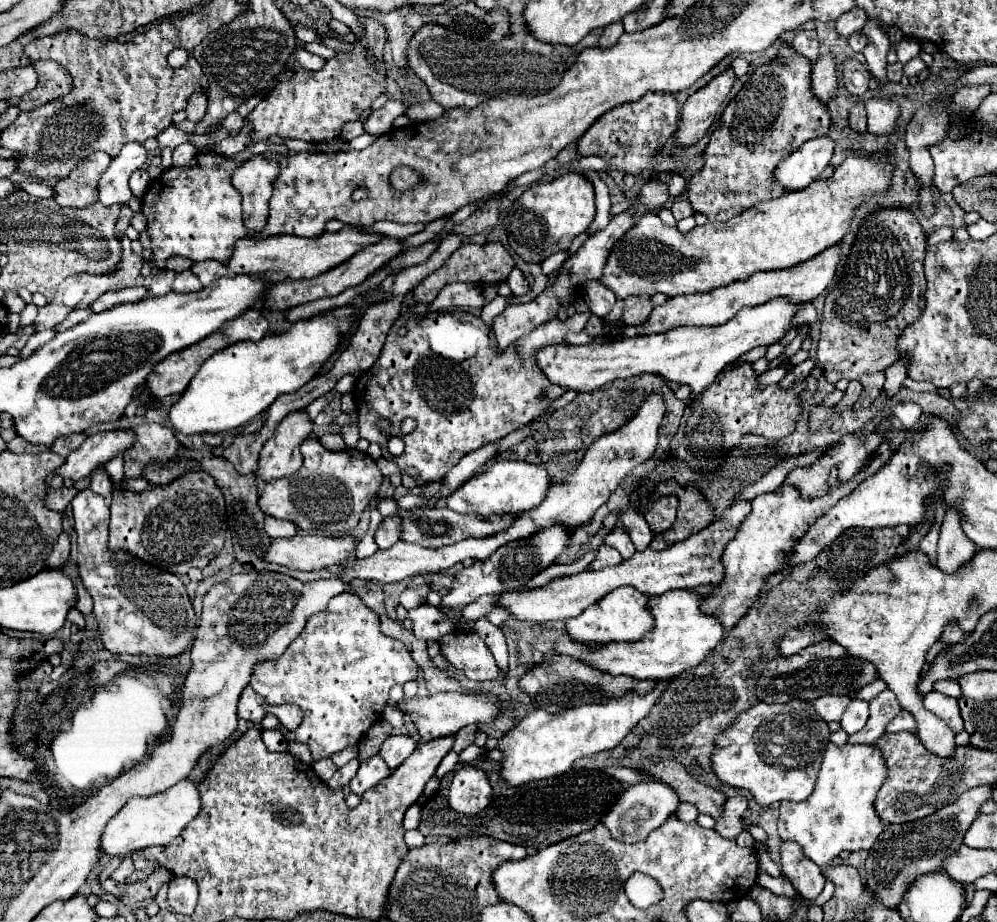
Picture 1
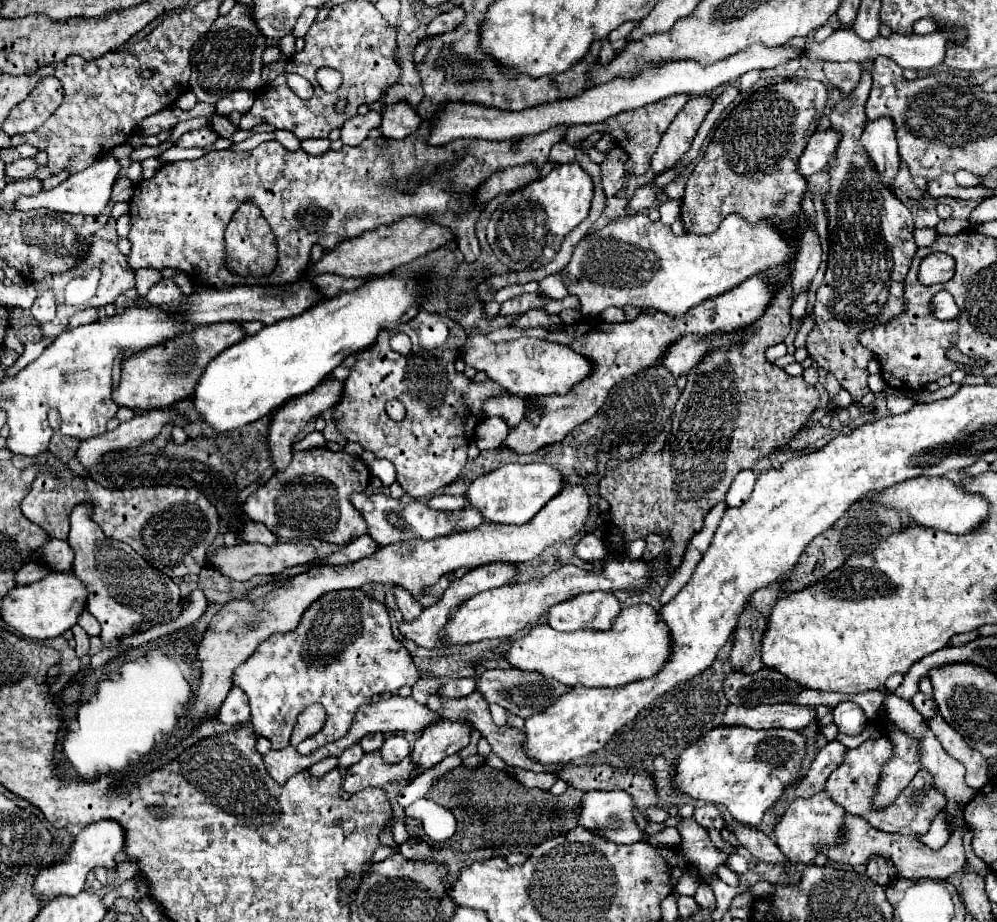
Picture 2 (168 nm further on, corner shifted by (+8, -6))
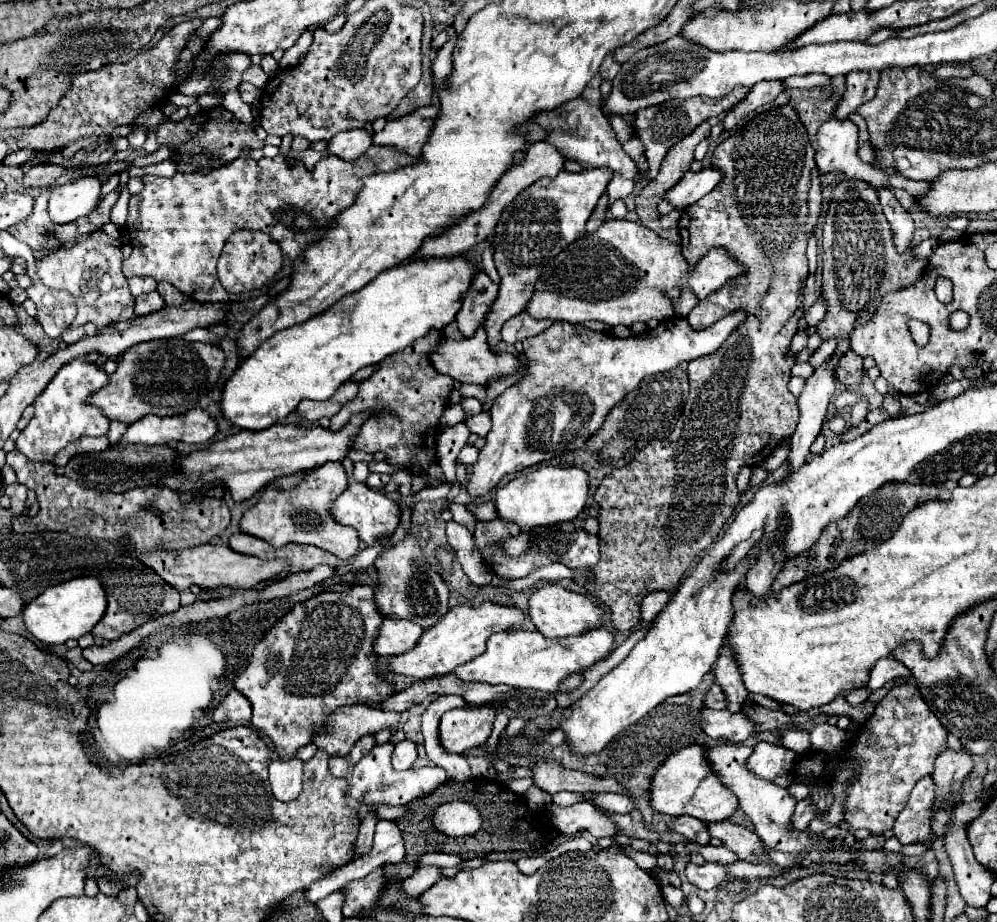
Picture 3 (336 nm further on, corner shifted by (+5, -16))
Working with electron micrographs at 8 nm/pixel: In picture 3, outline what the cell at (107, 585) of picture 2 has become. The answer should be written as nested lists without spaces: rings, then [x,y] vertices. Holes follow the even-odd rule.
[[[121,556],[119,566],[113,568],[115,574],[99,576],[101,584],[107,592],[107,612],[99,620],[99,624],[91,630],[93,636],[101,636],[105,640],[117,640],[123,634],[133,630],[133,616],[165,616],[177,612],[179,608],[179,592],[173,590],[165,580],[161,580],[153,570],[143,566],[139,560]]]

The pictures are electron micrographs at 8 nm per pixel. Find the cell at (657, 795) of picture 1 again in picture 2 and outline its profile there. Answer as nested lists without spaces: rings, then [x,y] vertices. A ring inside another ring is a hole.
[[[614,790],[614,792],[586,792],[586,796],[582,798],[582,808],[580,808],[580,826],[590,828],[590,830],[598,830],[598,834],[614,844],[634,844],[634,842],[650,842],[650,844],[662,844],[662,846],[676,846],[680,840],[678,830],[676,828],[666,828],[654,836],[646,834],[644,830],[638,828],[636,820],[634,820],[634,802],[630,798],[630,794],[626,794],[624,790]]]

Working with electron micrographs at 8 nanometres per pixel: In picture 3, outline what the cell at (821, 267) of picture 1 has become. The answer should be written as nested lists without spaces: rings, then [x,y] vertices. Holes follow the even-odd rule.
[[[739,310],[697,332],[685,318],[675,318],[661,322],[653,328],[653,332],[631,338],[617,338],[613,334],[593,332],[585,326],[553,322],[541,334],[523,340],[529,362],[527,374],[519,384],[507,388],[495,398],[489,412],[493,428],[485,438],[485,446],[479,450],[477,462],[473,464],[467,492],[481,498],[507,474],[515,474],[523,468],[579,450],[601,428],[609,410],[625,394],[637,388],[645,376],[653,376],[675,368],[681,362],[713,354],[743,320],[745,312]],[[587,368],[593,368],[593,372]],[[565,392],[573,392],[571,406],[563,398]],[[555,412],[571,412],[567,430],[553,432]]]

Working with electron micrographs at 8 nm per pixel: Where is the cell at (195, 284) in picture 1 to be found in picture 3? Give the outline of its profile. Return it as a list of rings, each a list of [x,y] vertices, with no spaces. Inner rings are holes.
[[[149,292],[145,296],[139,296],[135,300],[135,314],[151,314],[151,312],[157,312],[165,306],[163,298],[159,296],[159,292]]]

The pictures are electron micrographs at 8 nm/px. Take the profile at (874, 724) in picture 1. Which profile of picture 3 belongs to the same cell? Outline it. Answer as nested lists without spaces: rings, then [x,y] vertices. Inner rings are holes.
[[[805,798],[805,800],[797,802],[797,806],[795,806],[795,812],[791,816],[791,828],[795,828],[795,830],[801,832],[801,830],[807,828],[807,824],[813,818],[815,818],[815,808],[811,804],[811,798]]]

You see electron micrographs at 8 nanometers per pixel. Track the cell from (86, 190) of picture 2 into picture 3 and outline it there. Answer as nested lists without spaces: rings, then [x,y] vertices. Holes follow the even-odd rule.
[[[95,176],[69,180],[55,186],[49,196],[49,216],[55,224],[69,224],[97,208],[101,182]]]

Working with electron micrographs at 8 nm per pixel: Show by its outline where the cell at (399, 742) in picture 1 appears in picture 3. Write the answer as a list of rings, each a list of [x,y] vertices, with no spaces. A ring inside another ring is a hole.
[[[401,740],[395,744],[393,752],[393,768],[395,770],[409,770],[413,768],[413,762],[417,760],[417,744],[411,740]]]

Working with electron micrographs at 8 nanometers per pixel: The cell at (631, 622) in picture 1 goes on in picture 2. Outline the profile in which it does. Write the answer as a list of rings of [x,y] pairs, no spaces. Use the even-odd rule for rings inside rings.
[[[590,592],[580,594],[572,600],[560,602],[558,606],[550,608],[548,624],[554,630],[610,630],[614,618],[622,612],[620,600],[610,592]]]

